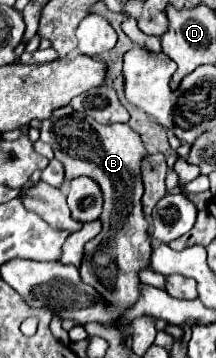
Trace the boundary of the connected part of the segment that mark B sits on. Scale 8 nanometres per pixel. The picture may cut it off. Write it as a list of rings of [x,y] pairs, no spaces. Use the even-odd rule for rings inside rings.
[[[66,105],[52,111],[52,115],[42,121],[40,139],[52,147],[56,159],[64,165],[66,179],[88,175],[100,185],[104,193],[104,211],[100,215],[104,229],[84,247],[80,279],[86,285],[92,285],[104,297],[104,303],[116,309],[128,309],[128,305],[140,297],[138,275],[148,269],[148,257],[152,257],[148,221],[142,213],[144,187],[140,179],[140,161],[146,155],[146,149],[140,135],[124,123],[100,125],[92,117]],[[94,133],[106,135],[94,139]]]

